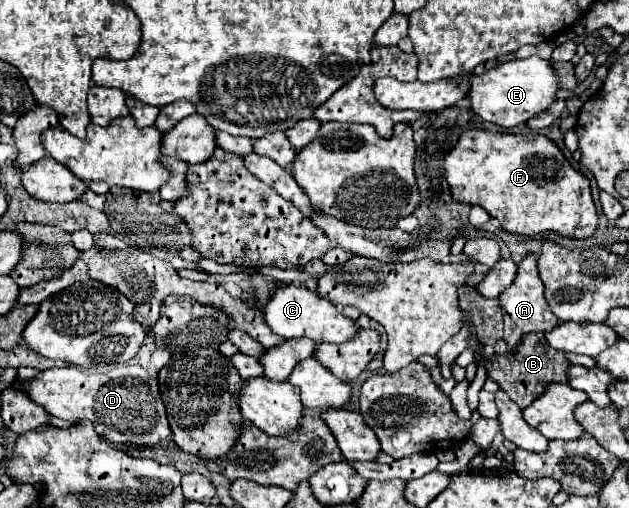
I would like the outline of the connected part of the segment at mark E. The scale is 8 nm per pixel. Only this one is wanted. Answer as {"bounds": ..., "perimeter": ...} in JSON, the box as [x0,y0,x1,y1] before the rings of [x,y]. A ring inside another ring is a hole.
{"bounds":[452,57,558,129],"perimeter":[[[528,57],[528,59],[514,59],[508,63],[502,63],[484,75],[458,75],[452,79],[468,79],[470,89],[468,89],[468,99],[470,99],[470,109],[482,117],[484,121],[496,123],[504,129],[516,127],[520,123],[526,123],[530,117],[546,111],[554,101],[556,101],[556,91],[558,91],[558,77],[550,61],[544,61],[540,57]]]}

